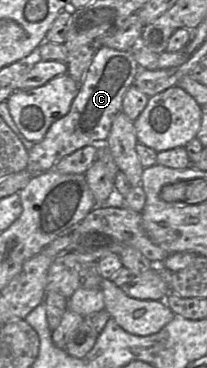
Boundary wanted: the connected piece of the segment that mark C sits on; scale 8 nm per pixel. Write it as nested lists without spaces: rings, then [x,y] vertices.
[[[100,47],[91,61],[69,112],[56,120],[45,137],[29,150],[27,170],[33,175],[44,173],[53,169],[61,159],[82,147],[104,144],[110,134],[115,116],[122,111],[124,95],[133,85],[138,72],[139,64],[132,50]]]

